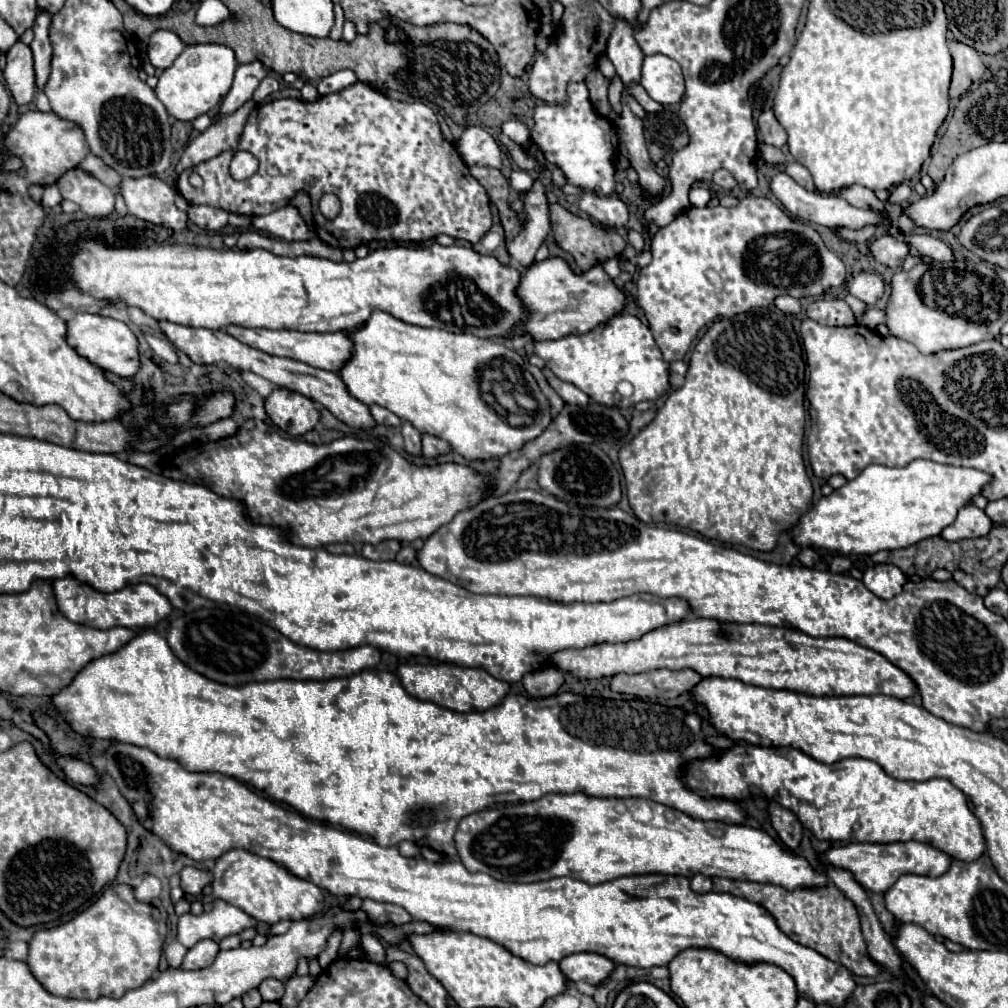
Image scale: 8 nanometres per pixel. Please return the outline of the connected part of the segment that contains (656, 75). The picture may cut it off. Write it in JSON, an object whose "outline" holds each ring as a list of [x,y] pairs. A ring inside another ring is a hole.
{"outline":[[[650,55],[644,59],[640,85],[662,105],[680,103],[686,91],[680,65],[666,55]]]}

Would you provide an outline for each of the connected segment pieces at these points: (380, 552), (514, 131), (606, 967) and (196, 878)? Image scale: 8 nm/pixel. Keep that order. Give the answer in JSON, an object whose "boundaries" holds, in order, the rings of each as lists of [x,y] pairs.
{"boundaries":[[[[380,541],[376,545],[366,543],[362,549],[362,557],[372,561],[392,561],[400,549],[398,541]]],[[[512,116],[510,120],[504,122],[501,126],[501,131],[521,146],[530,140],[530,130],[517,116]]],[[[574,953],[560,961],[560,969],[566,979],[574,983],[584,981],[590,985],[600,985],[602,981],[606,981],[614,967],[616,963],[612,959],[598,953]]],[[[184,867],[180,871],[180,877],[182,877],[182,883],[180,883],[182,891],[186,895],[194,895],[194,897],[202,895],[202,889],[210,883],[208,873],[202,869],[196,869],[196,867]]]]}

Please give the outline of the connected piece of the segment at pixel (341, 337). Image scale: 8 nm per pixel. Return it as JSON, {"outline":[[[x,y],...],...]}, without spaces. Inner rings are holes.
{"outline":[[[228,325],[226,333],[268,355],[290,357],[290,359],[308,363],[312,367],[320,367],[334,373],[344,365],[344,361],[352,353],[352,343],[346,333],[302,333],[302,331],[290,331],[290,329],[250,329],[240,325]]]}

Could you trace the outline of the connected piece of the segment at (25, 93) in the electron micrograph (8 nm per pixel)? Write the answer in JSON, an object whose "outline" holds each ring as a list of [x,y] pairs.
{"outline":[[[18,41],[8,53],[8,61],[4,67],[4,79],[8,89],[12,91],[12,97],[18,105],[26,105],[32,101],[36,93],[36,73],[34,73],[34,59],[32,49]]]}

